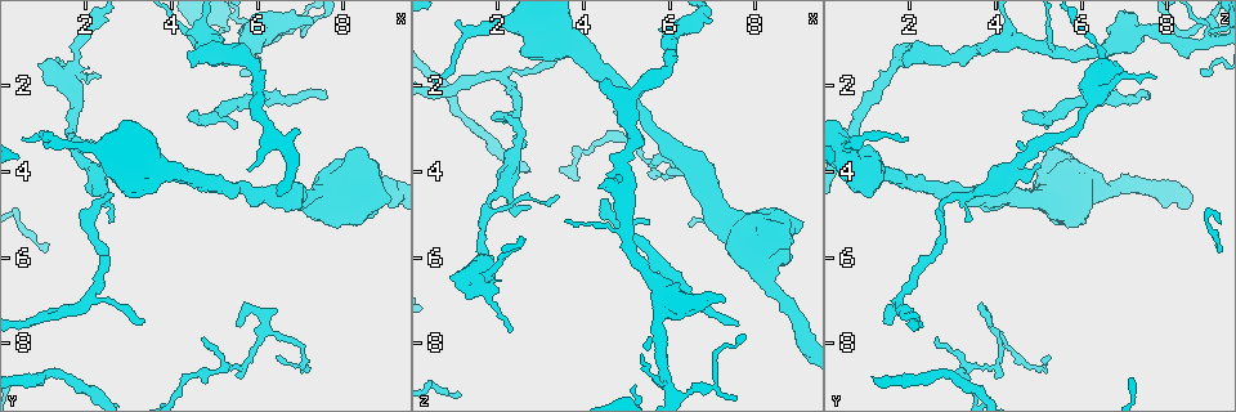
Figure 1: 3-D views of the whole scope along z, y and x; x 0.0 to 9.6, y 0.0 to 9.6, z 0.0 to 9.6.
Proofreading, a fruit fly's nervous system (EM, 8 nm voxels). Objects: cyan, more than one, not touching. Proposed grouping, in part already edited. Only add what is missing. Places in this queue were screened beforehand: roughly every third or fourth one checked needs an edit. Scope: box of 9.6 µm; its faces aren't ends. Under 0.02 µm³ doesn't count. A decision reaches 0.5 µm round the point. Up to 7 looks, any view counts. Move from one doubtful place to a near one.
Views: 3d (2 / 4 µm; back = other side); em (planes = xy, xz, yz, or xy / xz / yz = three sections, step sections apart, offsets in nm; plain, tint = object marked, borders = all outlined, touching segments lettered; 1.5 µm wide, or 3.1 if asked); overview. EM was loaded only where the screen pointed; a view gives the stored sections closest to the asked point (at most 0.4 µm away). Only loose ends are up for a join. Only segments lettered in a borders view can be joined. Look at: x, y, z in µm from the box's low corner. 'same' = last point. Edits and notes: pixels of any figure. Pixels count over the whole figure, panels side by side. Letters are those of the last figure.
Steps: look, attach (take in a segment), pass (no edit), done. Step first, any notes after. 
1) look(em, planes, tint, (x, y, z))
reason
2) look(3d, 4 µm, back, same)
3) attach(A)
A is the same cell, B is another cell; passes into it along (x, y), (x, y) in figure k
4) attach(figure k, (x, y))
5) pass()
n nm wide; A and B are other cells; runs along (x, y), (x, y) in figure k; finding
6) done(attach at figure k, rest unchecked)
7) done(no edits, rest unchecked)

look(em, xy, step 8, borders, (4.80, 7.85, 2.65))
thin end

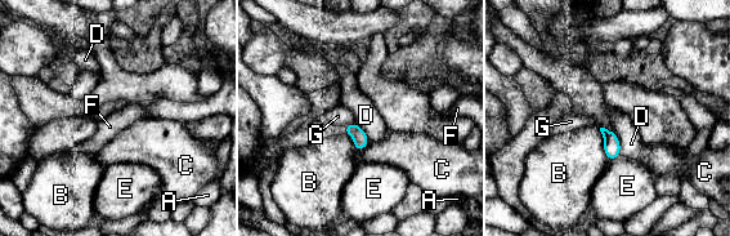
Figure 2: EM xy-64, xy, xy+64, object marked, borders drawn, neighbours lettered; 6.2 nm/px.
pass()
90 nm wide; A, B, C, D, E, F and G are other cells; border along (612, 130), (618, 139), (621, 155) in figure 2; none of them fits

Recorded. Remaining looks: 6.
look(3d, 2 µm, (7.65, 2.25, 7.55))
tapers out

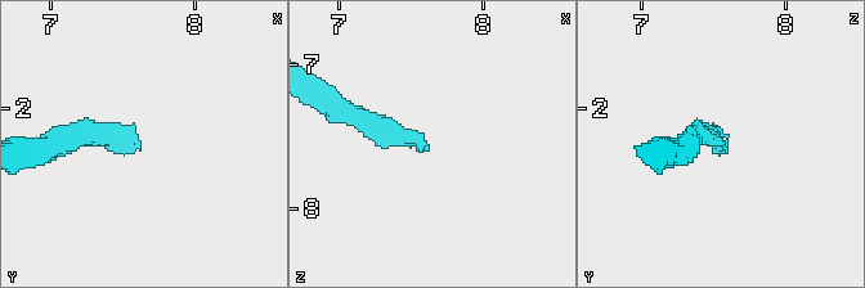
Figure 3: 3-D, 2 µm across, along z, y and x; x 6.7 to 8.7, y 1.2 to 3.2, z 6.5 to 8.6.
look(em, planes, borders, (7.62, 2.28, 7.62))

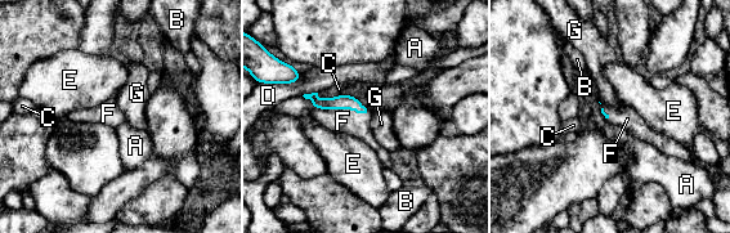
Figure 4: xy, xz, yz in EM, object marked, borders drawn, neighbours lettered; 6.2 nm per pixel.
attach(F)
F is the same cell, A, B, C, D, E and G are other cells; passes into it along (341, 102), (341, 108), (343, 121) in figure 4; the cell continues

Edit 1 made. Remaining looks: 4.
look(em, planes, borders, (5.20, 0.75, 9.00))
an open end

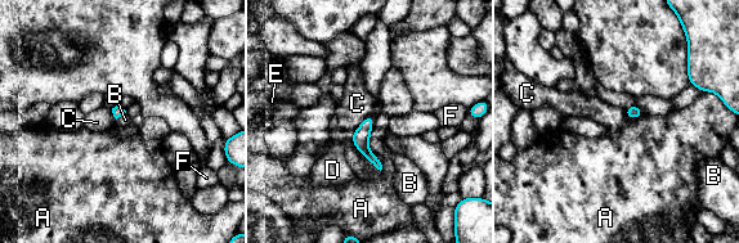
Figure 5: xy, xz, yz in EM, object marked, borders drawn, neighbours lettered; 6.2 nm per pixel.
pass()
A, B, C, D, E and F are other cells; border along (125, 112), (116, 120) in figure 5; no lettered segment goes on from it

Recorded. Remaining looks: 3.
done(attach at figure 4, rest unchecked)

